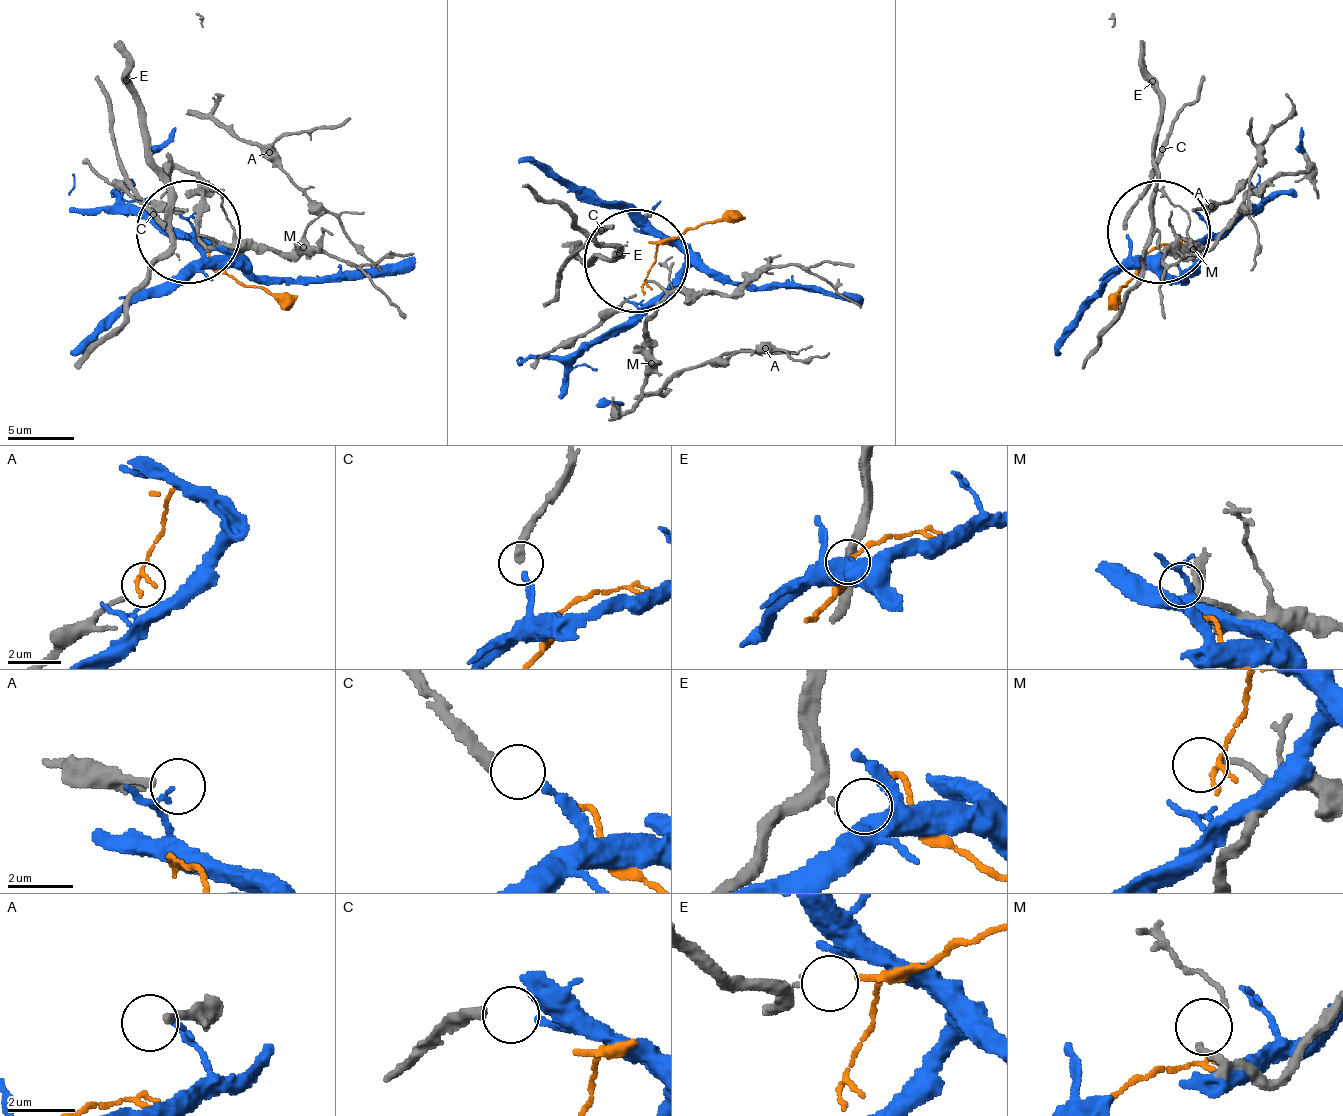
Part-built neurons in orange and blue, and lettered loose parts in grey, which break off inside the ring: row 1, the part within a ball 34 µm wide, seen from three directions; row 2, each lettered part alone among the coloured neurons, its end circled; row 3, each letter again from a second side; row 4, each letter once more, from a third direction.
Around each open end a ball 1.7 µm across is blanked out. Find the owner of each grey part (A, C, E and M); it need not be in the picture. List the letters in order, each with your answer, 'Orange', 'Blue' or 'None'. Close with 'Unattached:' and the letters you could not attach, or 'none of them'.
A: None
C: Blue
E: Orange
M: None
Unattached: A, M

